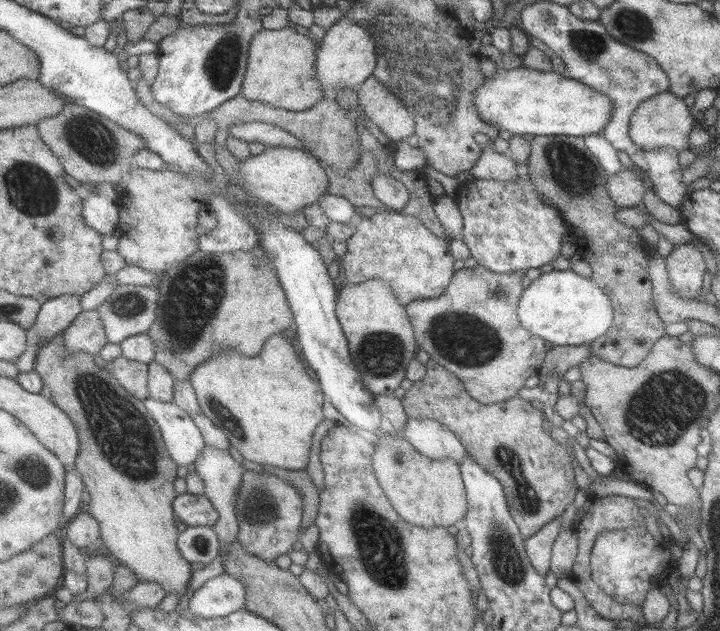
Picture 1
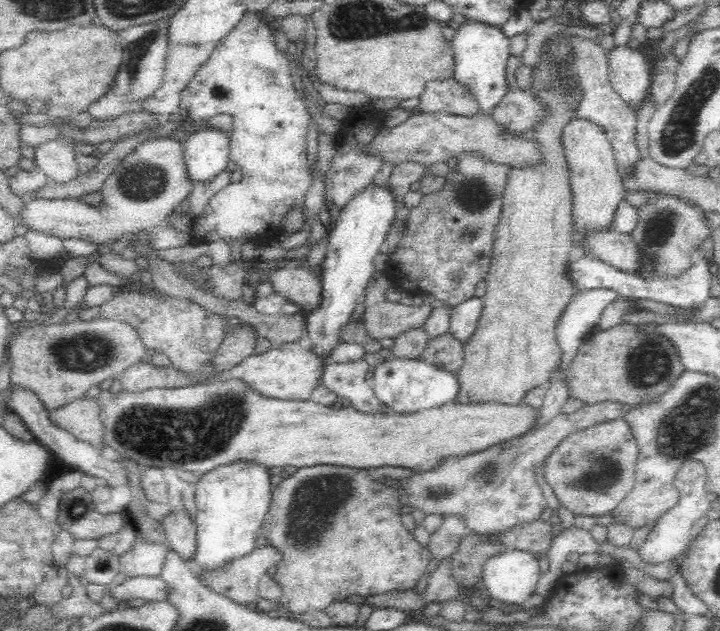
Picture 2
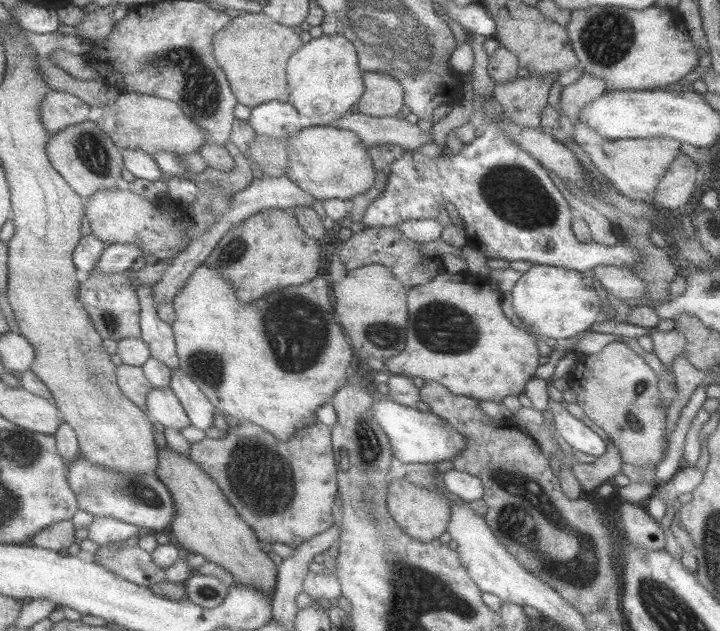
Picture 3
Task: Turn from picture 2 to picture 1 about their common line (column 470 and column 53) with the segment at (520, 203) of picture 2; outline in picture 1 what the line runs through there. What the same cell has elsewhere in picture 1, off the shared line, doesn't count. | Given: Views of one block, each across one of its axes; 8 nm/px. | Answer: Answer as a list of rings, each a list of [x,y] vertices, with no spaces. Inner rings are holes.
[[[66,331],[56,334],[54,339],[48,340],[38,348],[34,370],[40,374],[44,382],[42,394],[54,401],[56,405],[59,405],[59,408],[62,408],[73,418],[73,420],[75,420],[75,426],[79,429],[80,441],[82,443],[80,455],[76,460],[76,470],[82,475],[86,490],[90,494],[91,498],[88,513],[97,519],[101,526],[101,538],[104,540],[105,550],[117,559],[121,565],[131,568],[131,570],[139,576],[140,582],[158,582],[165,587],[168,593],[176,592],[180,597],[183,596],[183,593],[187,592],[192,573],[195,569],[193,564],[189,563],[189,561],[181,555],[181,551],[179,551],[178,538],[180,533],[179,528],[177,528],[178,523],[175,522],[175,500],[177,500],[177,496],[179,496],[176,490],[178,464],[167,448],[159,423],[154,419],[154,416],[150,413],[144,401],[139,400],[134,394],[131,394],[131,392],[121,384],[121,381],[114,375],[111,369],[105,366],[99,366],[99,364],[95,362],[95,355],[85,351],[71,352],[66,345]]]

